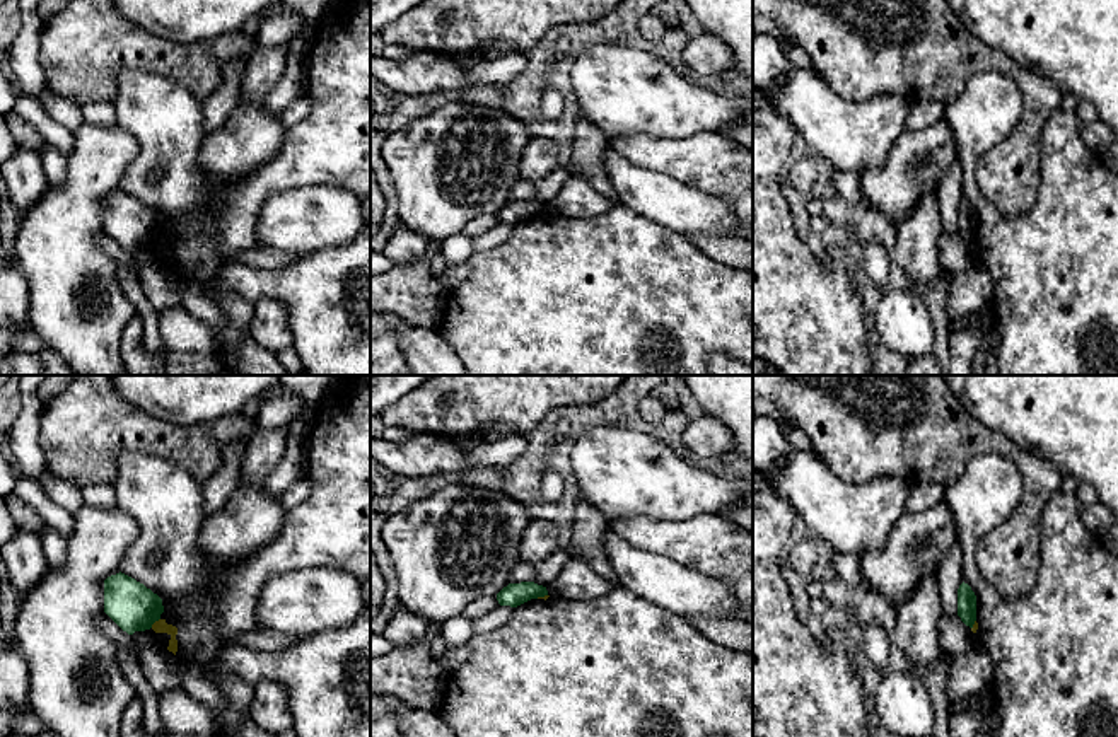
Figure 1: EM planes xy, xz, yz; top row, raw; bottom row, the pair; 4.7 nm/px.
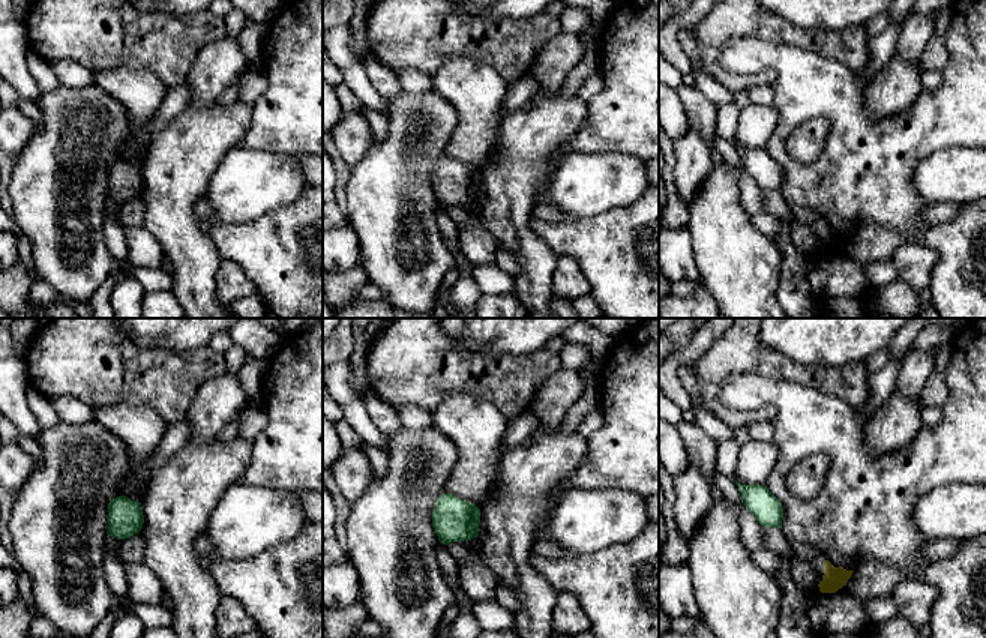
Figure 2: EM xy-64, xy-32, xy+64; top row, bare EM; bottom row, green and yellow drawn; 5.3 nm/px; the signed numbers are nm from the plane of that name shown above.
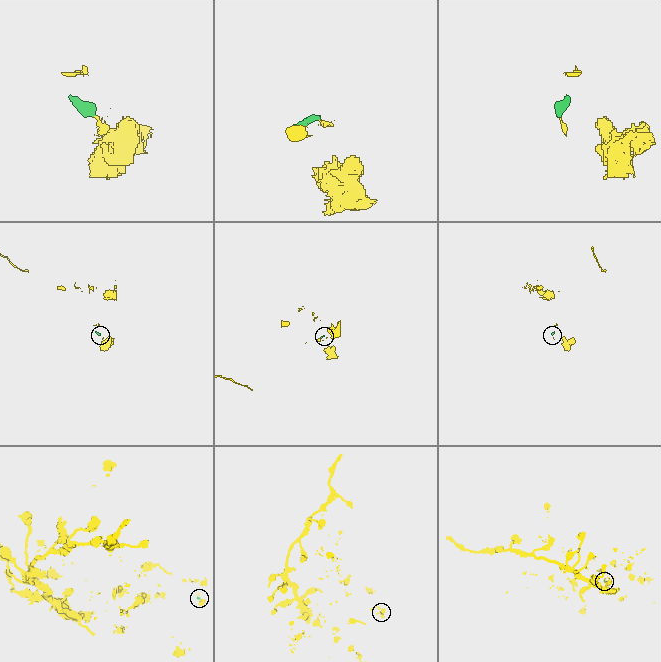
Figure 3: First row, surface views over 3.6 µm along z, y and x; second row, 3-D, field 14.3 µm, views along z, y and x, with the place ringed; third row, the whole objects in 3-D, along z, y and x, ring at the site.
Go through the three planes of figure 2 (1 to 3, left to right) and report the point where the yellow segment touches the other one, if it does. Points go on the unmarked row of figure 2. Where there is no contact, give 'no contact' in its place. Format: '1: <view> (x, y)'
1: no contact
2: no contact
3: no contact

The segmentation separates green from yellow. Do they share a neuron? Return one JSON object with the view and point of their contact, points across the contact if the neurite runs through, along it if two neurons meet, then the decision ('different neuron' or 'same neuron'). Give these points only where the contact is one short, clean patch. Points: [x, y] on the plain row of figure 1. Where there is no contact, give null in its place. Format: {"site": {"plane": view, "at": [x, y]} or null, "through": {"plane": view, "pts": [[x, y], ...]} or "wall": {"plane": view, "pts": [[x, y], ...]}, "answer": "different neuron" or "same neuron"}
{"site": {"plane": "xy", "at": [154, 239]}, "wall": {"plane": "xy", "pts": [[159, 236], [151, 244]]}, "answer": "different neuron"}

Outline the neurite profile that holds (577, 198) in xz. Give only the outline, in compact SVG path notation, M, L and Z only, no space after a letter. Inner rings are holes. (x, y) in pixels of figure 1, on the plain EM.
M570 174L546 208L548 213L562 218L591 218L609 212L613 205L585 176Z

